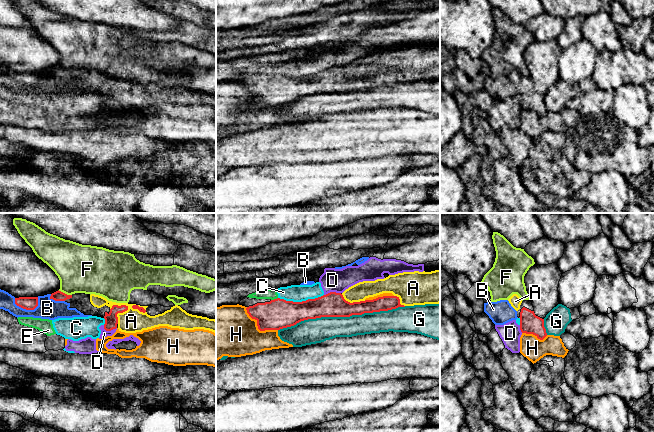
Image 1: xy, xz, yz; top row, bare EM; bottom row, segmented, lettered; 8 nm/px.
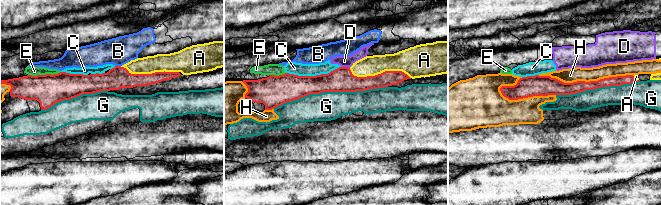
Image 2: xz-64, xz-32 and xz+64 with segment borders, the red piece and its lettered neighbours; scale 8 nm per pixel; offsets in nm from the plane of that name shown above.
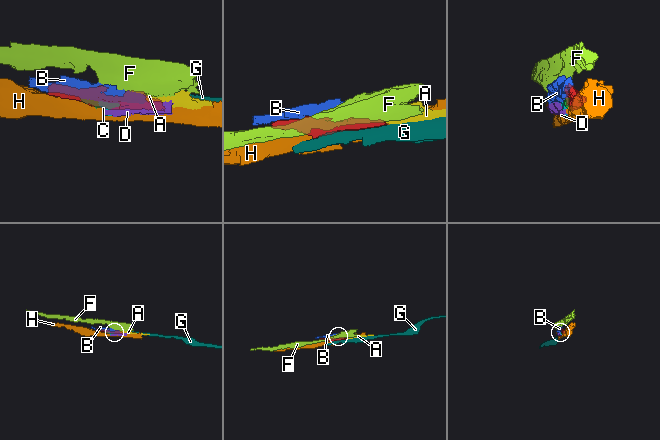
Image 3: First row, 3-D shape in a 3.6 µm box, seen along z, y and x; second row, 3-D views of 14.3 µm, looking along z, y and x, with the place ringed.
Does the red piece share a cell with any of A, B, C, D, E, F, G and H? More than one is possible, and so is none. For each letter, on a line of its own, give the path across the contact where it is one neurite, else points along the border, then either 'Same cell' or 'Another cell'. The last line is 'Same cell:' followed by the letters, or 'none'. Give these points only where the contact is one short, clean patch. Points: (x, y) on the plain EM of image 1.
A: Same cell
B: Another cell
C: Boundary: xz (323, 70), (301, 77), (286, 77), (278, 74). Another cell
D: Boundary: xz (340, 68), (328, 68), (324, 71). Another cell
E: Boundary: xz (277, 73), (271, 76). Another cell
F: Another cell
G: Another cell
H: Another cell
Same cell: A

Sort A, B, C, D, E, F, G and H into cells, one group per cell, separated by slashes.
A / B / C D E / F / G / H

